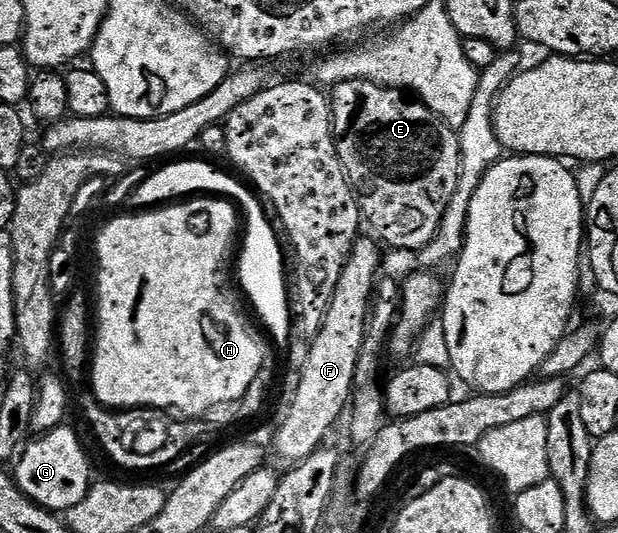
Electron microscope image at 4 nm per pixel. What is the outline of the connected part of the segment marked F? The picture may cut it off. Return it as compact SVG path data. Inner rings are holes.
M357 238L352 246L324 323L308 348L306 369L302 369L302 385L298 385L290 417L283 419L276 431L276 451L282 458L289 459L292 465L320 450L327 440L324 438L328 430L339 421L343 411L345 414L352 398L358 357L368 332L368 316L372 313L372 297L376 294L376 285L382 275L381 244L375 238L364 238Z

